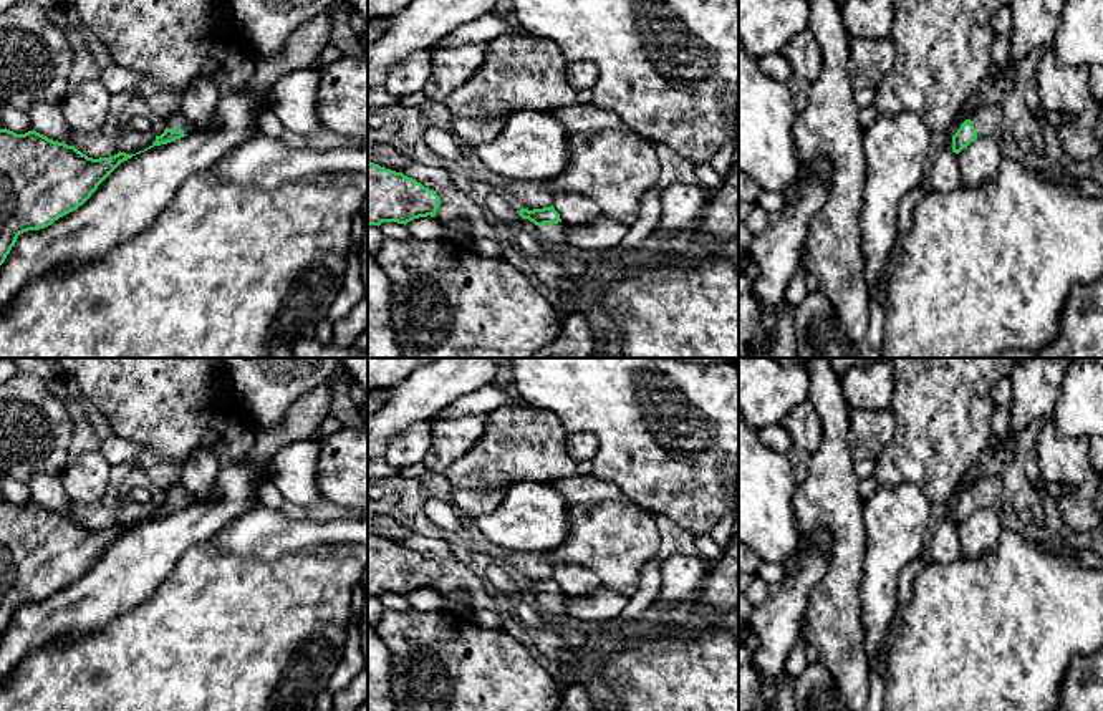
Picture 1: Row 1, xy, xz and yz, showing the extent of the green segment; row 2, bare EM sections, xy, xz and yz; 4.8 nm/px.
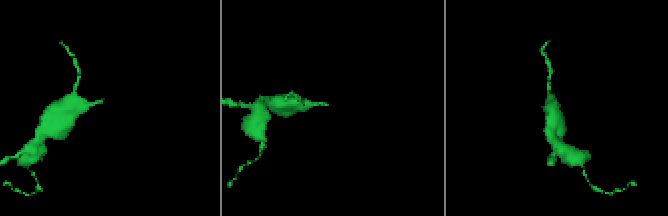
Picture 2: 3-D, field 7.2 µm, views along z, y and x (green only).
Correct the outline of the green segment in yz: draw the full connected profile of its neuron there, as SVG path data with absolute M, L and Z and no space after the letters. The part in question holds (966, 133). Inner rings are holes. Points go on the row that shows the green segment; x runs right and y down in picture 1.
M1000 103L980 106L969 119L966 119L952 136L952 152L959 154L979 136L992 136L1002 128L1004 109Z

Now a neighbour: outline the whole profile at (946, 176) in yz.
M944 149L934 161L931 191L949 194L959 189L961 186L962 186L962 177L961 177L957 154Z

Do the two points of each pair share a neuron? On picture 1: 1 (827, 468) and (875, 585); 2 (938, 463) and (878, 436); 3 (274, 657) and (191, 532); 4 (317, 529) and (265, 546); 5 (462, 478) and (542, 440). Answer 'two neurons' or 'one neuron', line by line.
1: two neurons
2: two neurons
3: two neurons
4: one neuron
5: one neuron

